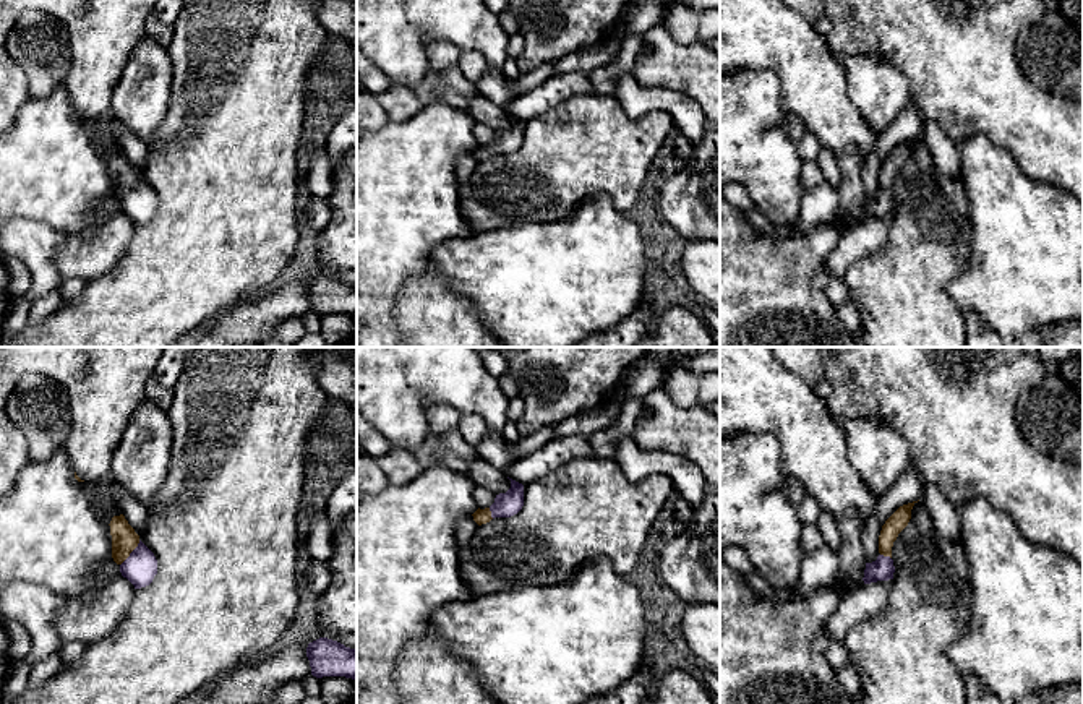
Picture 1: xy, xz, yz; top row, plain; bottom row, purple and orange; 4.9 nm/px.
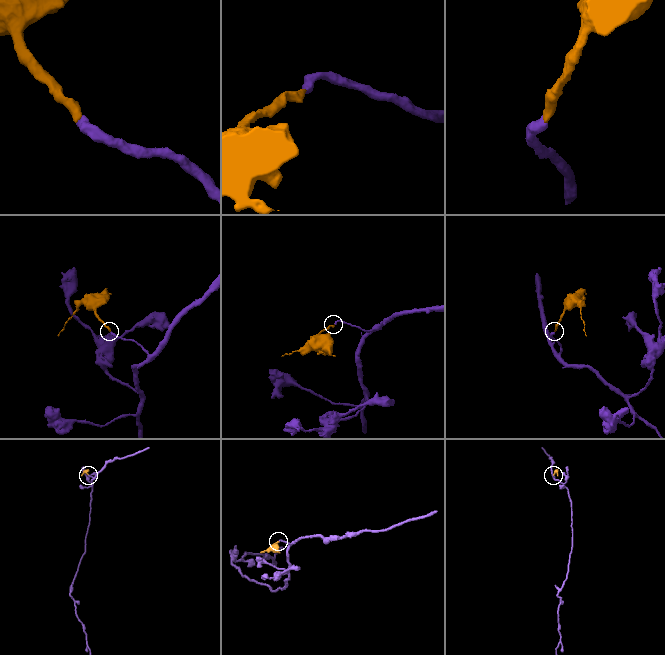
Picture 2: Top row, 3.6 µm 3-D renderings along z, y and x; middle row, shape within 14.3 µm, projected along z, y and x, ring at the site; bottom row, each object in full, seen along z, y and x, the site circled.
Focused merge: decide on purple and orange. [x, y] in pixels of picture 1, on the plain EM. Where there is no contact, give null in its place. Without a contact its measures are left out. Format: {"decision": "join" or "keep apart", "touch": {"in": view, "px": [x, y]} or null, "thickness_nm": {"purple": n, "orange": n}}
{"decision": "join", "touch": {"in": "xy", "px": [130, 190]}, "thickness_nm": {"purple": 160, "orange": 130}}

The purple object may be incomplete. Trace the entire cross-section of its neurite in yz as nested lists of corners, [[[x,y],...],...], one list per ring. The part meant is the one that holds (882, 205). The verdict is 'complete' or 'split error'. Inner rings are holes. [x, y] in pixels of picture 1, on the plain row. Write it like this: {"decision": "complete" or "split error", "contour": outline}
{"decision": "split error", "contour": [[[918,138],[900,143],[882,162],[879,172],[879,193],[872,200],[866,200],[864,221],[893,216],[895,203],[892,196],[892,183],[898,170],[908,162],[911,146]]]}

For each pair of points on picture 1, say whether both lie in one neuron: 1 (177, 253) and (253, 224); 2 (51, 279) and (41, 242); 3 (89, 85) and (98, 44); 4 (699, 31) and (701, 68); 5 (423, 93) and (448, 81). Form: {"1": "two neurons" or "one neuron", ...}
{"1": "one neuron", "2": "one neuron", "3": "one neuron", "4": "two neurons", "5": "one neuron"}

